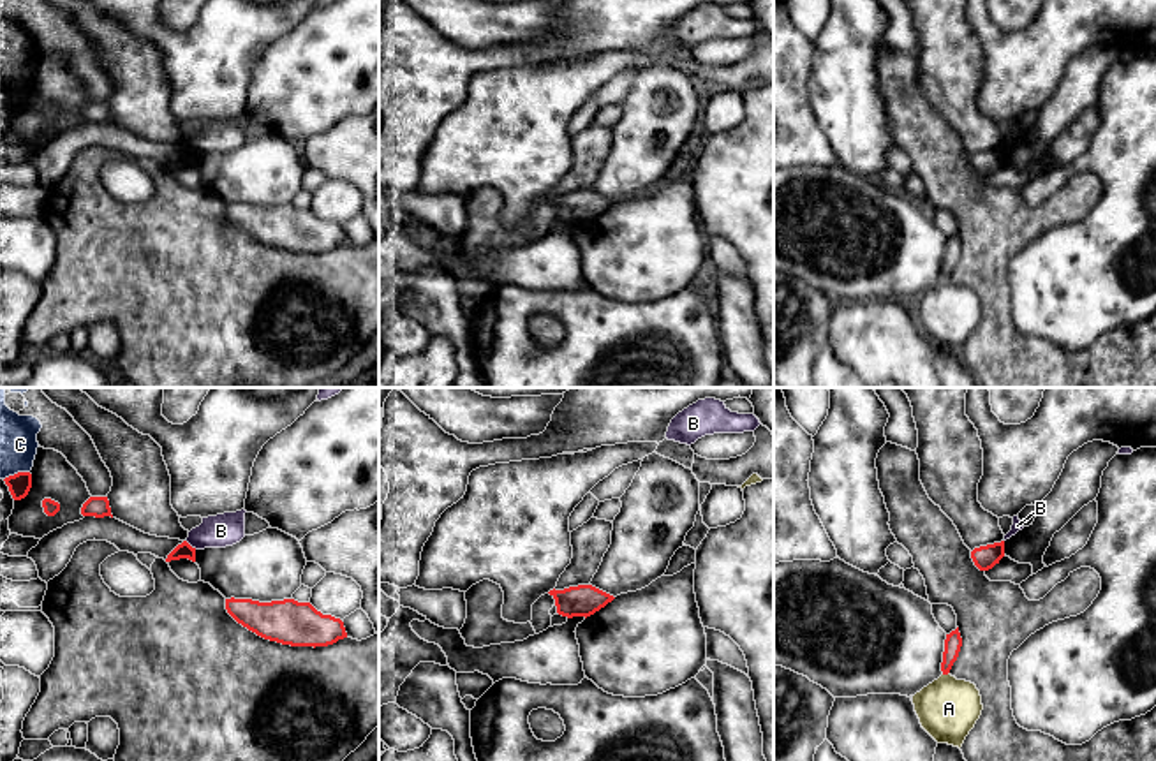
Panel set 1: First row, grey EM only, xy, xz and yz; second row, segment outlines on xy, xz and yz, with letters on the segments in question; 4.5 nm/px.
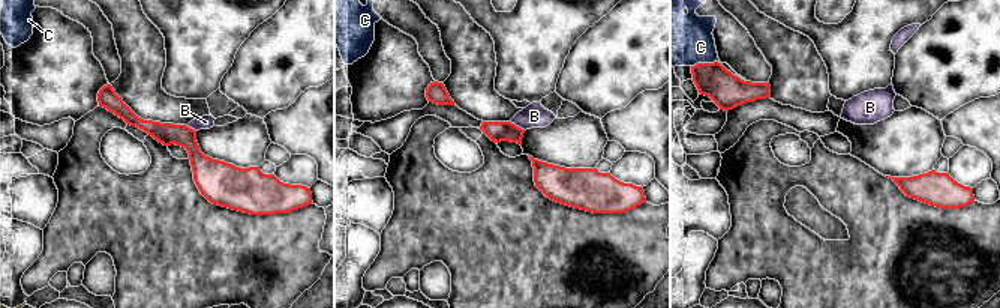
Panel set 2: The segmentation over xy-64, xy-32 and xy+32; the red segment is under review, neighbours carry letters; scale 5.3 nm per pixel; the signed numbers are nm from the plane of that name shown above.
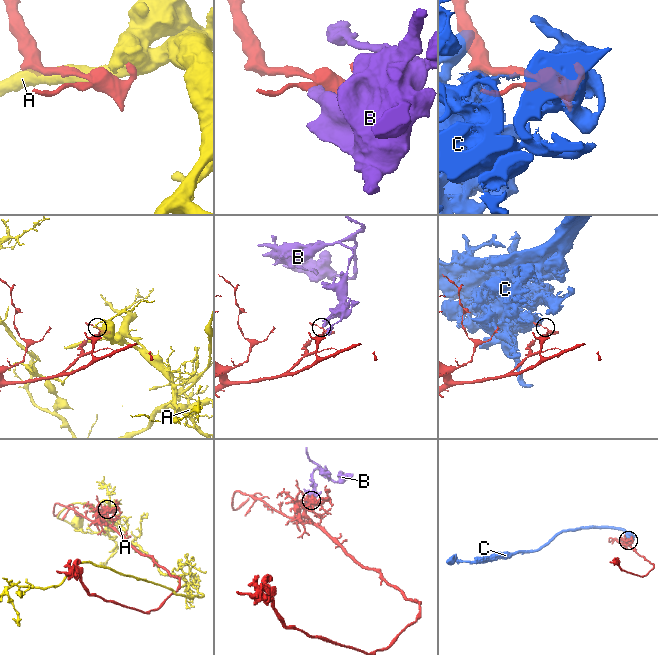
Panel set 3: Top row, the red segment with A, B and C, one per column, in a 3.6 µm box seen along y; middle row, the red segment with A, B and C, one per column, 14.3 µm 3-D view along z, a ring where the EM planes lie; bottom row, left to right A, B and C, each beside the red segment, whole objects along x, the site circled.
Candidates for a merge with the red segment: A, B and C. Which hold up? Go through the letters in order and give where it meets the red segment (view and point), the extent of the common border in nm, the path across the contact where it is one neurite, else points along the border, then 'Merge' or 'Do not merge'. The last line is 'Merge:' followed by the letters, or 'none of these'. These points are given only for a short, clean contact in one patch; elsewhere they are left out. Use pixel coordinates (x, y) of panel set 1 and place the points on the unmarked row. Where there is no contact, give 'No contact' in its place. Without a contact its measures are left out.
A: Touches red at yz (945, 279). Shared border 40 nm. Do not merge
B: Touches red at xy (189, 150). Shared border 70 nm. Boundary: xy (185, 147), (196, 154). Do not merge
C: Touches red at xy (18, 78). Shared border 130 nm. Do not merge
Merge: none of these

